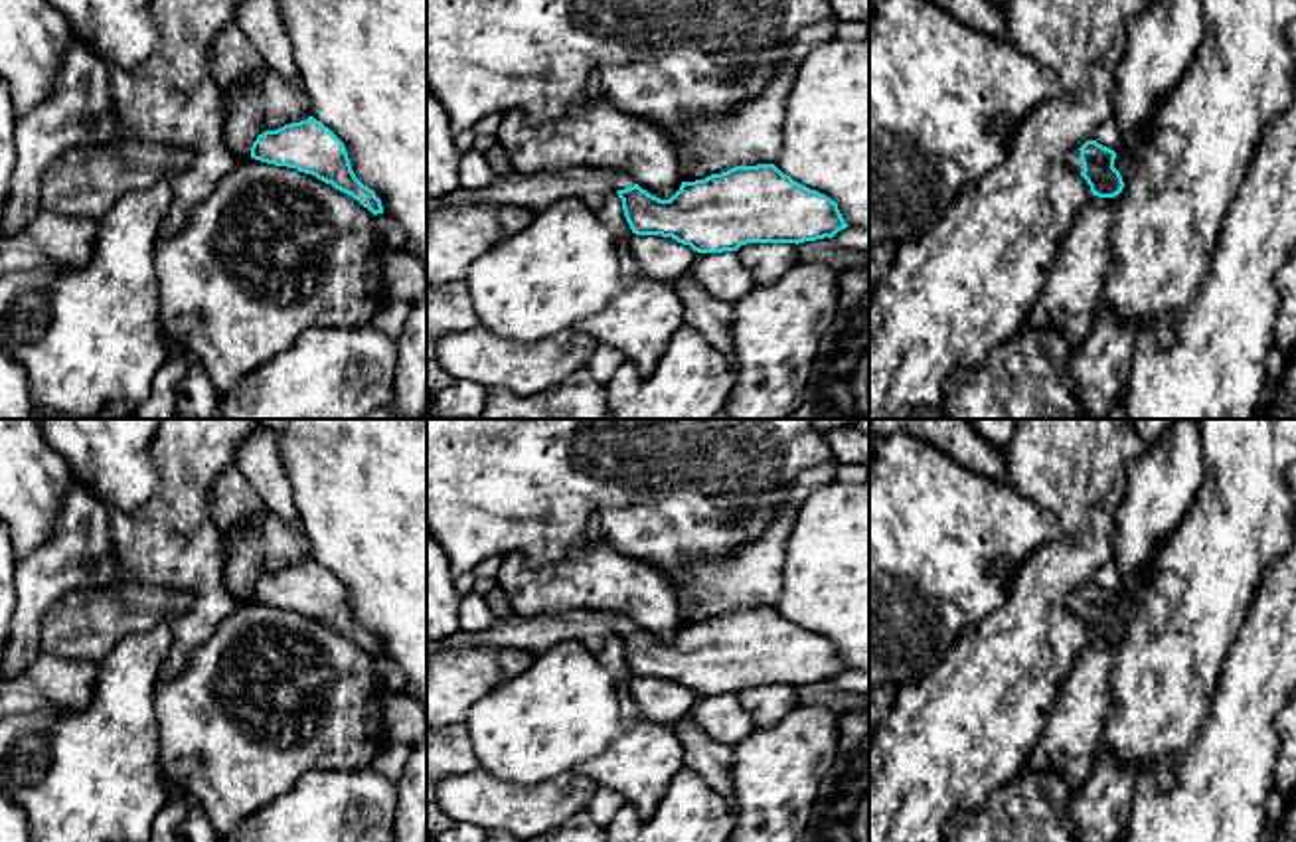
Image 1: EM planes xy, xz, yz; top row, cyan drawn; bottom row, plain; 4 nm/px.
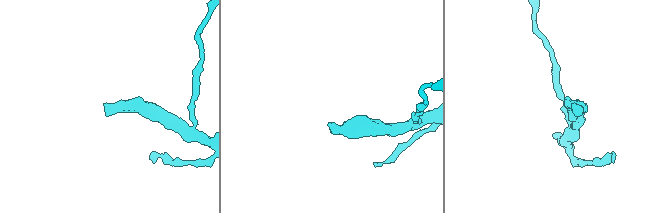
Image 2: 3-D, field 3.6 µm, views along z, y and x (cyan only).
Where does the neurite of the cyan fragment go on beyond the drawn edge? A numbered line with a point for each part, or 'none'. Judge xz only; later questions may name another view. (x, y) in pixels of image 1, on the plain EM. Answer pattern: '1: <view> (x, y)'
1: xz (536, 635)

